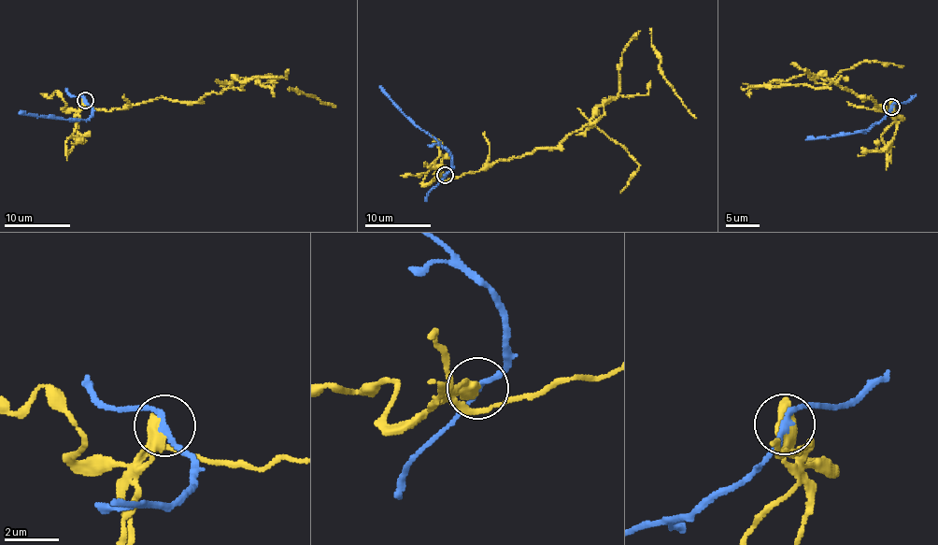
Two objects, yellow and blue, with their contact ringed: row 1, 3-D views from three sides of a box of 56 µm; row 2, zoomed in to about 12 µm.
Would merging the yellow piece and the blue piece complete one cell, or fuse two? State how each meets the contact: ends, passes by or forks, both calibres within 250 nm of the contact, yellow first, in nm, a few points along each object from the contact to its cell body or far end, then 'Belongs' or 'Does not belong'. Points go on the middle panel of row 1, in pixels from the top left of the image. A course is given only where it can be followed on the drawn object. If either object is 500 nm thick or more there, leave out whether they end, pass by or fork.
At the ring yellow passes by. At the ring blue passes by. Thickness 400 nm (yellow) against 240 nm. Course of yellow: (445, 174), (554, 149), (590, 122), (617, 94), (621, 52), (640, 31), (651, 32), (660, 73), (696, 118). Course of blue: (445, 174), (451, 168), (451, 155), (416, 127), (379, 86). Does not belong

